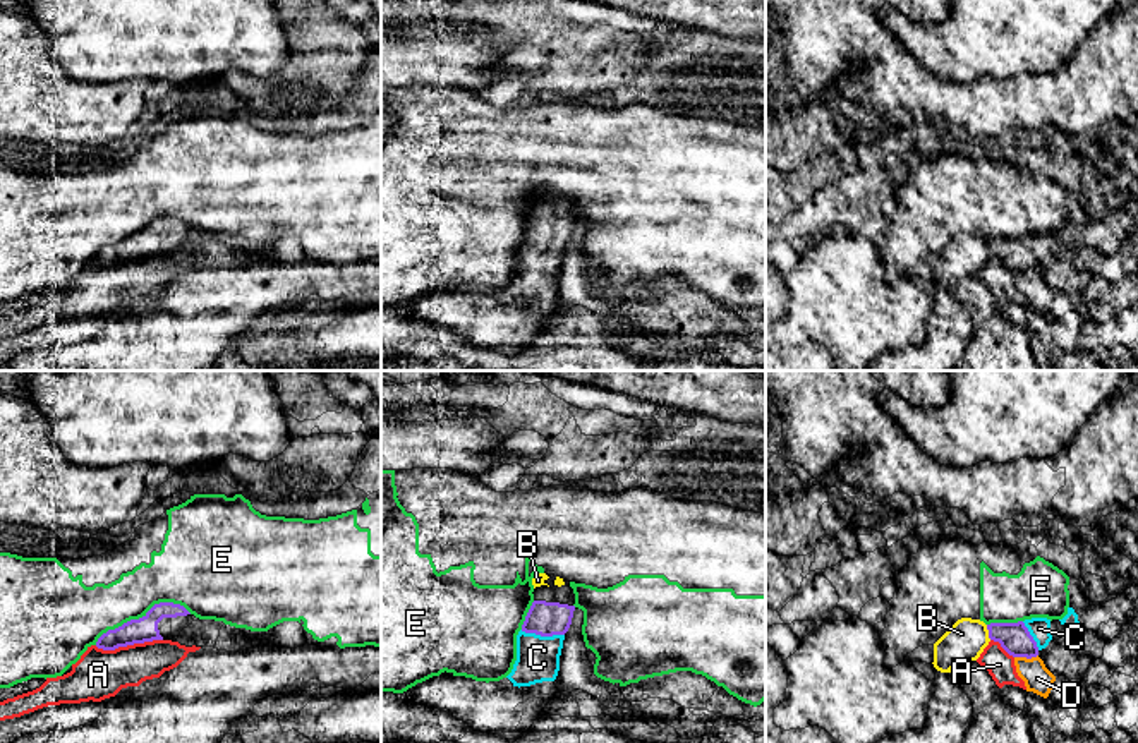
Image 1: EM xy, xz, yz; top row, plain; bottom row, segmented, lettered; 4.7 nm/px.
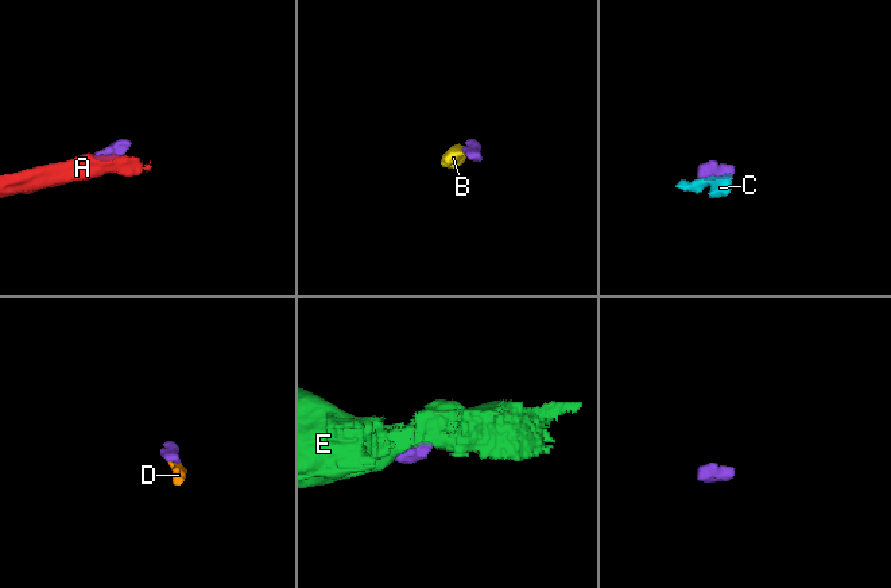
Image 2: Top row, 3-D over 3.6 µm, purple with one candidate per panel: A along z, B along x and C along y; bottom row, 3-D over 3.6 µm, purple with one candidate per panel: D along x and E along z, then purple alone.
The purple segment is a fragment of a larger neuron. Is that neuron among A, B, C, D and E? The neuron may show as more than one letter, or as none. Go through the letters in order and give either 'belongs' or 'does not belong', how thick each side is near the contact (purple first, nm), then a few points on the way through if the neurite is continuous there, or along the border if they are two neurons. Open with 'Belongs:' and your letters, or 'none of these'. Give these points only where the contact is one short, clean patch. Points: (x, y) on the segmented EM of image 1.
Belongs: B, C
A: does not belong | 120/240 nm | along xy (162, 639), (114, 649), (98, 649), (95, 646)
B: belongs | 150/190 nm | across yz (1015, 639), (1003, 632), (989, 632), (965, 640)
C: belongs | 160/200 nm
D: does not belong | 150/130 nm | along yz (1037, 654), (1015, 658)
E: does not belong | 120/260 nm | along xy (191, 613), (155, 603), (95, 644)

